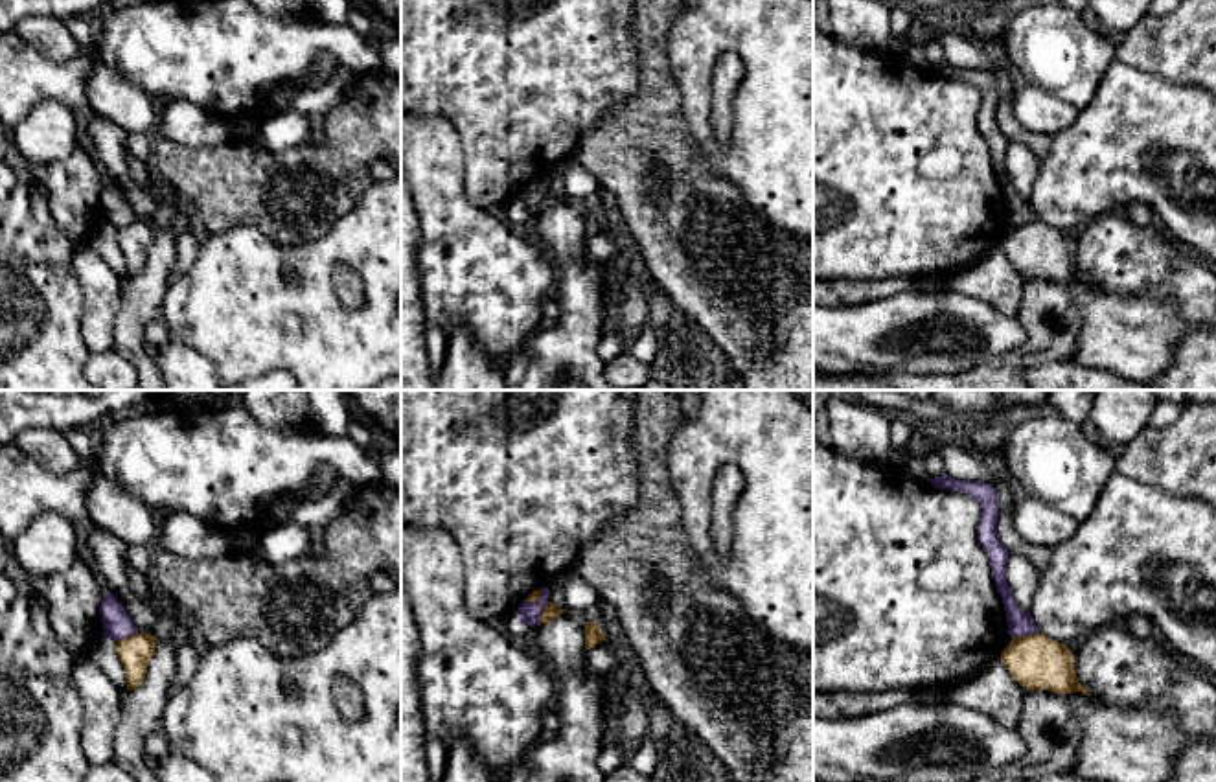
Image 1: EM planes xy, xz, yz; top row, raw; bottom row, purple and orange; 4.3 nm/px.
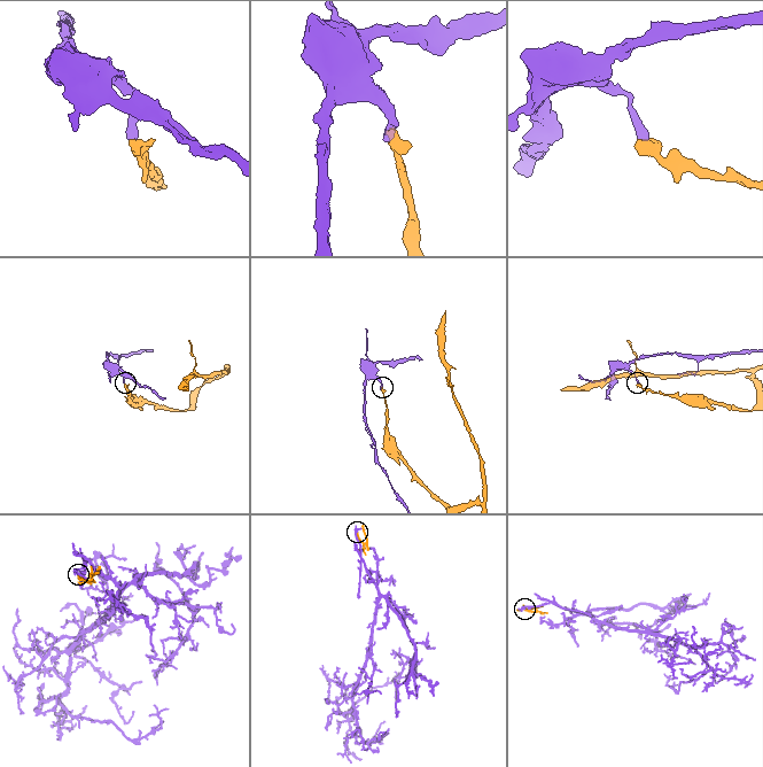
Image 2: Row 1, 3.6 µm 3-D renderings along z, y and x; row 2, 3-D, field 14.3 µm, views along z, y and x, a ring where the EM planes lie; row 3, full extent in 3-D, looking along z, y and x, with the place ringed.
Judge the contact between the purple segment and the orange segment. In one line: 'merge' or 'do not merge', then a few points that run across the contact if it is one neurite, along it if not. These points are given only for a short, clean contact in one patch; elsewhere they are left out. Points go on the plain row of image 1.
do not merge; line yz (1038, 219), (1012, 225)

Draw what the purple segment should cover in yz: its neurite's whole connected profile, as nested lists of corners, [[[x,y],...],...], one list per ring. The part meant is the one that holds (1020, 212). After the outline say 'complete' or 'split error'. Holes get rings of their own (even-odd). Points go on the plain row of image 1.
[[[946,61],[942,64],[927,66],[935,75],[962,79],[981,90],[981,110],[979,110],[979,131],[982,132],[988,149],[992,153],[992,166],[995,167],[995,175],[1003,186],[1008,221],[1010,224],[1027,224],[1039,221],[1038,213],[1032,210],[1030,199],[1021,199],[1014,188],[1014,182],[1006,171],[1006,149],[1010,140],[999,127],[997,121],[997,107],[999,107],[999,92],[997,83],[992,72],[988,70],[971,70],[971,68],[955,68]]] | complete

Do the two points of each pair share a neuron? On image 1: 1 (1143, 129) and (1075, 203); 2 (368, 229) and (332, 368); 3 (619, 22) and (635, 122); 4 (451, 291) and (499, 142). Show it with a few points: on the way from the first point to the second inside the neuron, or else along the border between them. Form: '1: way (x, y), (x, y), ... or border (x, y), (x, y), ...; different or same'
1: way (1124, 148), (1088, 184); same
2: way (376, 264), (376, 311), (355, 333); same
3: border (641, 54), (639, 89), (598, 124); different
4: border (462, 164), (464, 194), (473, 203), (497, 212); different

